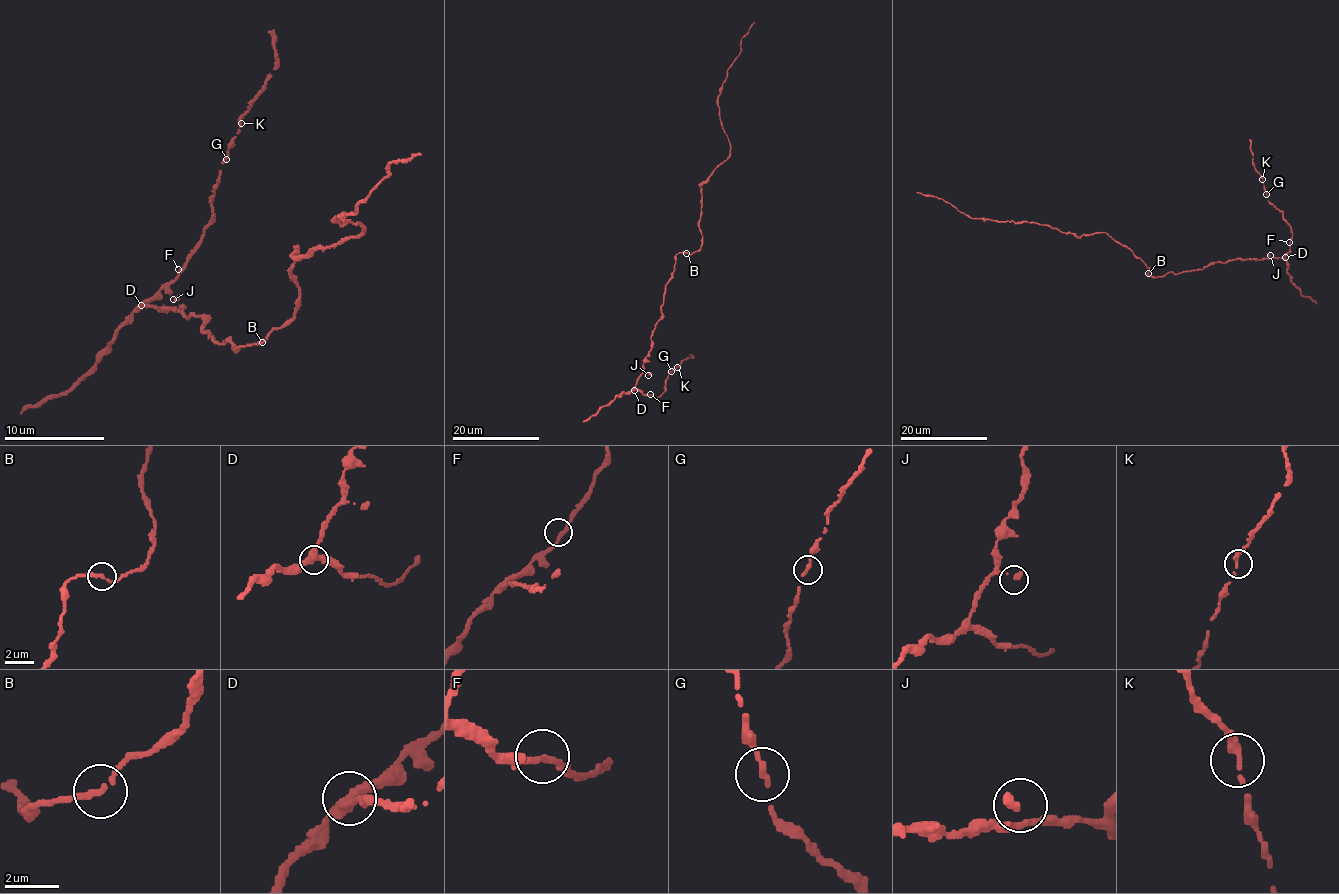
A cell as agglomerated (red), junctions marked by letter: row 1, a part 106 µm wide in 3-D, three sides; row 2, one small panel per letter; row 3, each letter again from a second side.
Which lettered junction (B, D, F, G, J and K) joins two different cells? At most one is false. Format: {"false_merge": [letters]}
{"false_merge": []}

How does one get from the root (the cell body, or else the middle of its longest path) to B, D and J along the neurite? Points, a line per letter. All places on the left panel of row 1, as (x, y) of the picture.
B: (239, 347), (261, 342)
D: (239, 347), (226, 337), (216, 342), (204, 332), (204, 320), (188, 317), (181, 307), (141, 305)
J: (239, 347), (226, 337), (216, 342), (204, 332), (204, 320), (188, 317), (181, 307), (161, 310), (173, 299)

